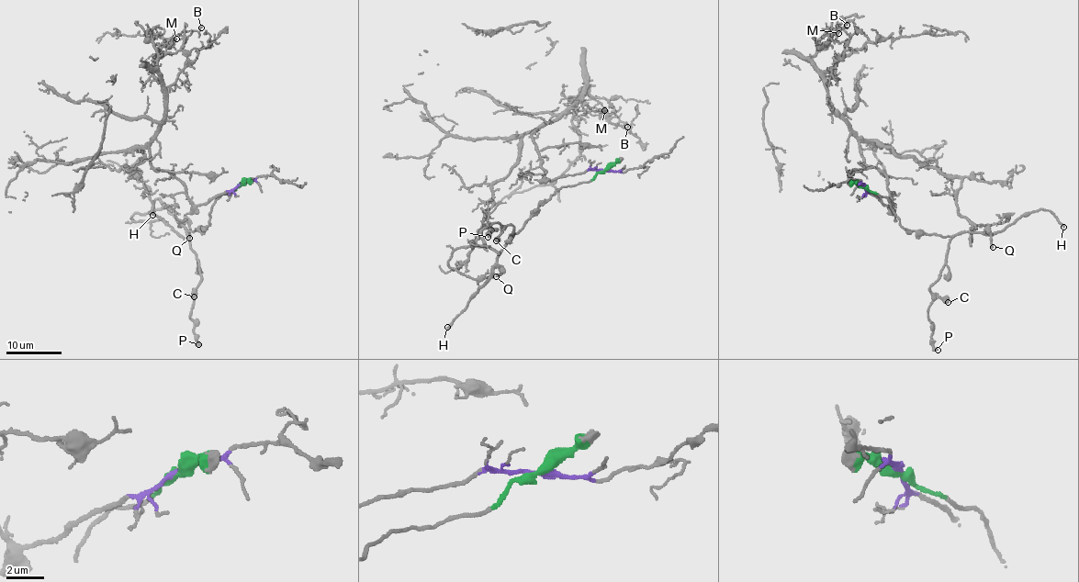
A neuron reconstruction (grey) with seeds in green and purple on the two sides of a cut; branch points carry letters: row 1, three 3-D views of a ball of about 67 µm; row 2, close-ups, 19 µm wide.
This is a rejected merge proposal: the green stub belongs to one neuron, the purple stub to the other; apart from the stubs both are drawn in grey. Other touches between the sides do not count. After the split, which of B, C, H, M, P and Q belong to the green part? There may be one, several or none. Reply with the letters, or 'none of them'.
C, H, P, Q

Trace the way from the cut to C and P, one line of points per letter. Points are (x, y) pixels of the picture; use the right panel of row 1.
C: (864, 185), (887, 199), (904, 229), (950, 238), (946, 264), (930, 292), (949, 303)
P: (864, 185), (887, 199), (904, 229), (950, 238), (928, 307), (931, 344), (938, 350)

